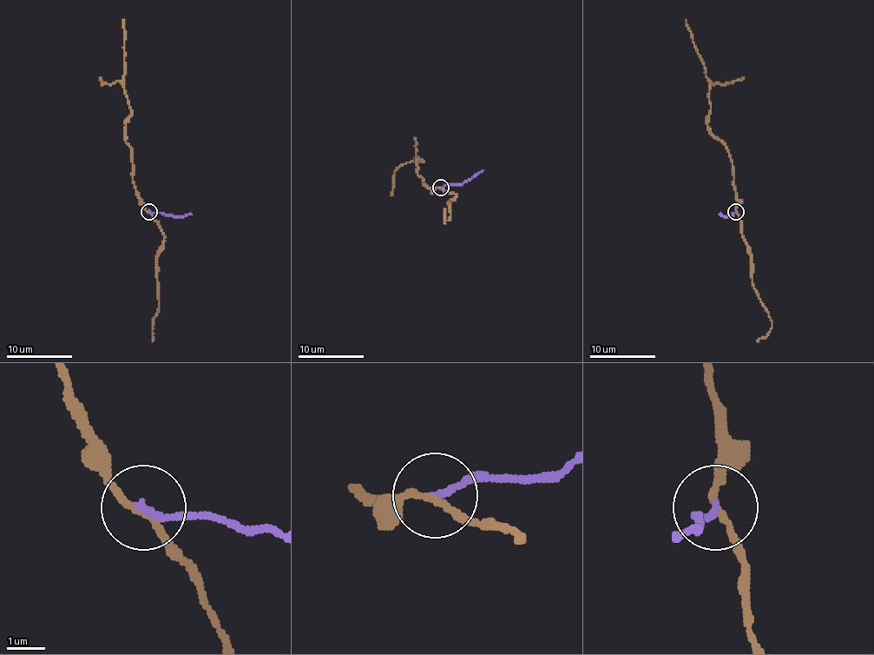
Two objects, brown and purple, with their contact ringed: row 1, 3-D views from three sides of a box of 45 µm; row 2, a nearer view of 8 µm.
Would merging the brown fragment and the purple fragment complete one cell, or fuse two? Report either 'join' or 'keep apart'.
keep apart

